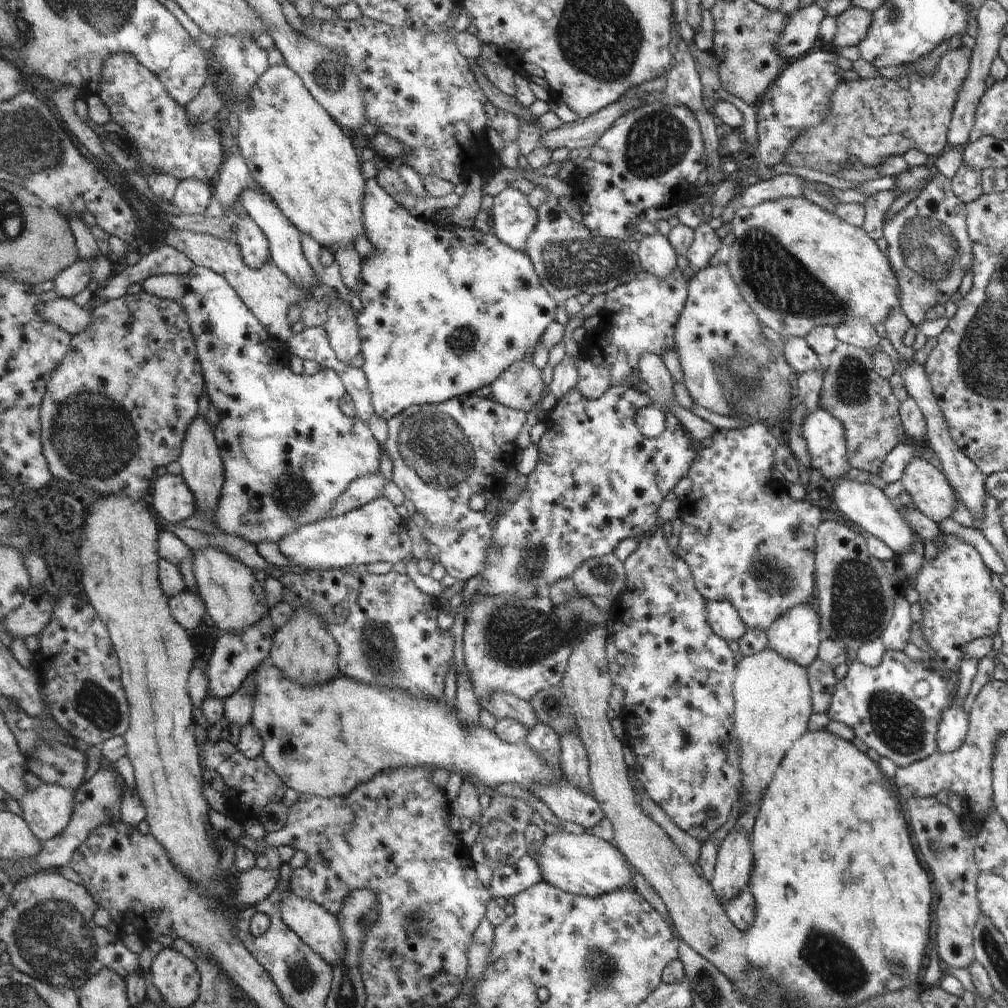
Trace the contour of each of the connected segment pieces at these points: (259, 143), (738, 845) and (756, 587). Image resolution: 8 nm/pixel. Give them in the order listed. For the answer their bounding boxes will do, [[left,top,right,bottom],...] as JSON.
[[238,62,366,248],[708,831,755,907],[676,422,822,632]]

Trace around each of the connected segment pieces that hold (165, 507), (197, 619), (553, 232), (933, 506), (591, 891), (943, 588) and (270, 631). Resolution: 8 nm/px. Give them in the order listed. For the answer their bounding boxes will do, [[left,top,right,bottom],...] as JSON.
[[148,473,197,524],[169,590,208,633],[527,185,644,306],[900,456,955,523],[534,831,635,897],[914,536,1005,677],[206,616,276,699]]

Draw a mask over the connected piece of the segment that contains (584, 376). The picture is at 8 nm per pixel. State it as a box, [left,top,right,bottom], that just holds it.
[576,357,613,398]

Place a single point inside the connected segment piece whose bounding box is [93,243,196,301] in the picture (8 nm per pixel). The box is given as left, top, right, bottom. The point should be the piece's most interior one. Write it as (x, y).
(164, 259)

